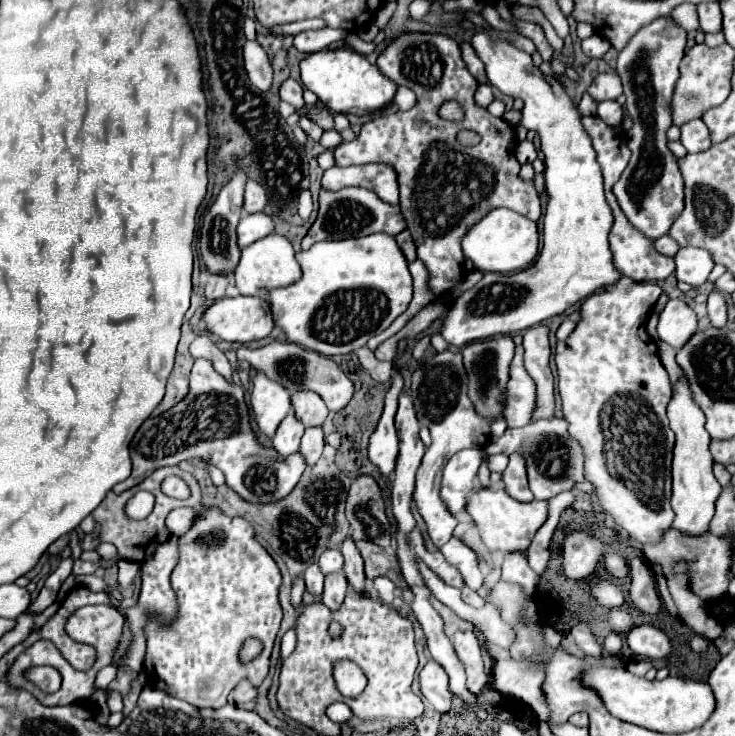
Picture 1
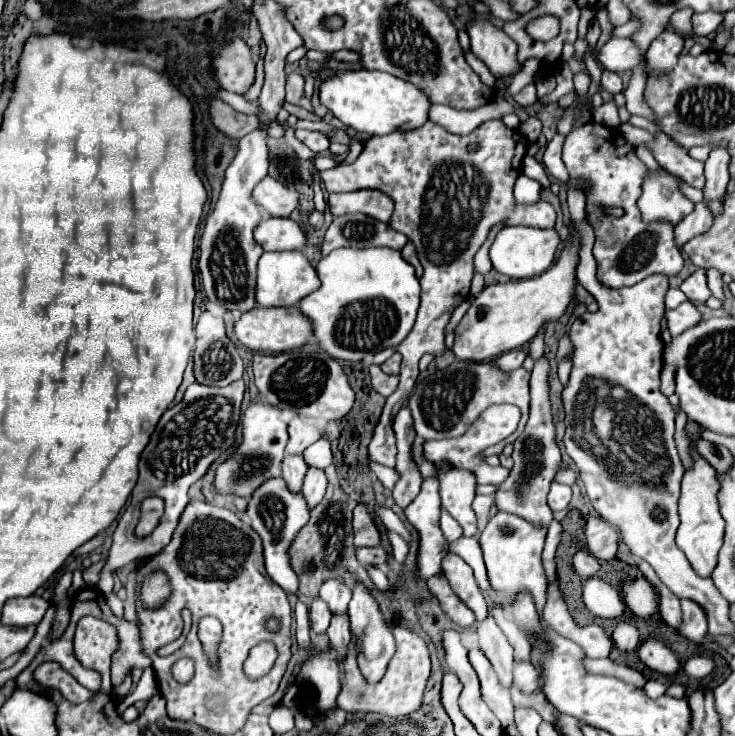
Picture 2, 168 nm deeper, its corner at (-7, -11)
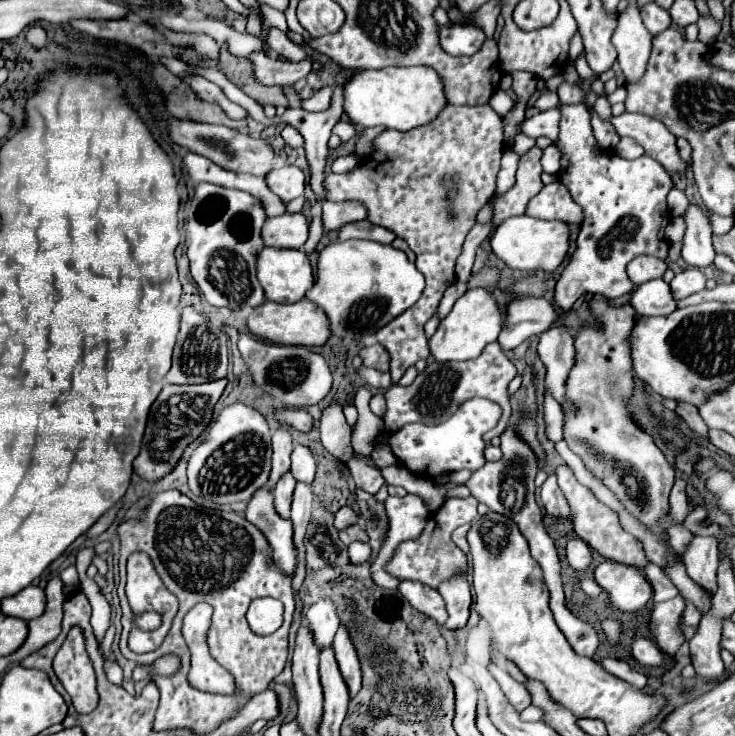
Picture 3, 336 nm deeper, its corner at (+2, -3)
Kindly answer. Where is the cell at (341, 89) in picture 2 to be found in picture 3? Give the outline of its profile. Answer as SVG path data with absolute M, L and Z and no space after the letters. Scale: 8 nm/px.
M383 67L383 69L365 69L355 71L343 85L343 113L349 117L353 125L361 127L385 127L395 131L409 131L413 127L425 125L437 117L437 113L445 107L443 85L437 73L429 67Z

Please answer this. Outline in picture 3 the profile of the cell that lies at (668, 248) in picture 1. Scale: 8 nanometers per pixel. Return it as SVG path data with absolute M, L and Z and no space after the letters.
M691 203L683 215L687 231L683 239L683 259L687 265L713 265L715 251L711 247L711 223L697 203Z

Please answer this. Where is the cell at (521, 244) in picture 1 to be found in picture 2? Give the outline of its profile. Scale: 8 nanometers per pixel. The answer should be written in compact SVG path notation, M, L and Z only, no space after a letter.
M508 225L496 235L496 241L490 247L490 261L494 269L498 269L500 273L512 279L536 277L536 275L542 275L554 263L558 245L560 245L560 235L556 229L534 229L534 227Z

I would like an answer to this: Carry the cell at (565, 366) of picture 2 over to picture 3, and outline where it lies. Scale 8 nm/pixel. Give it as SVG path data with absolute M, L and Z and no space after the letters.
M549 394L544 396L545 434L552 442L563 439L563 413L560 404Z

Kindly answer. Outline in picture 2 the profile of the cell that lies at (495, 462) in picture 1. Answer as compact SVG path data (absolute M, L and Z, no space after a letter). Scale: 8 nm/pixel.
M492 405L486 411L482 411L482 415L476 419L476 423L472 423L468 427L468 431L456 439L434 439L434 441L426 441L424 443L424 459L438 465L438 463L446 463L450 467L456 469L468 469L474 473L478 483L490 483L490 485L500 485L506 477L508 477L508 469L504 467L490 467L484 457L480 457L480 447L490 447L502 439L506 439L508 435L512 435L518 427L520 421L520 409L516 405Z

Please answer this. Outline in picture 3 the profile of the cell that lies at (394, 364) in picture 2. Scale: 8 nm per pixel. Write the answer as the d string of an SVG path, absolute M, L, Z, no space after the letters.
M379 343L373 347L365 347L359 351L363 365L379 369L379 371L389 371L389 353L387 349L383 349Z

